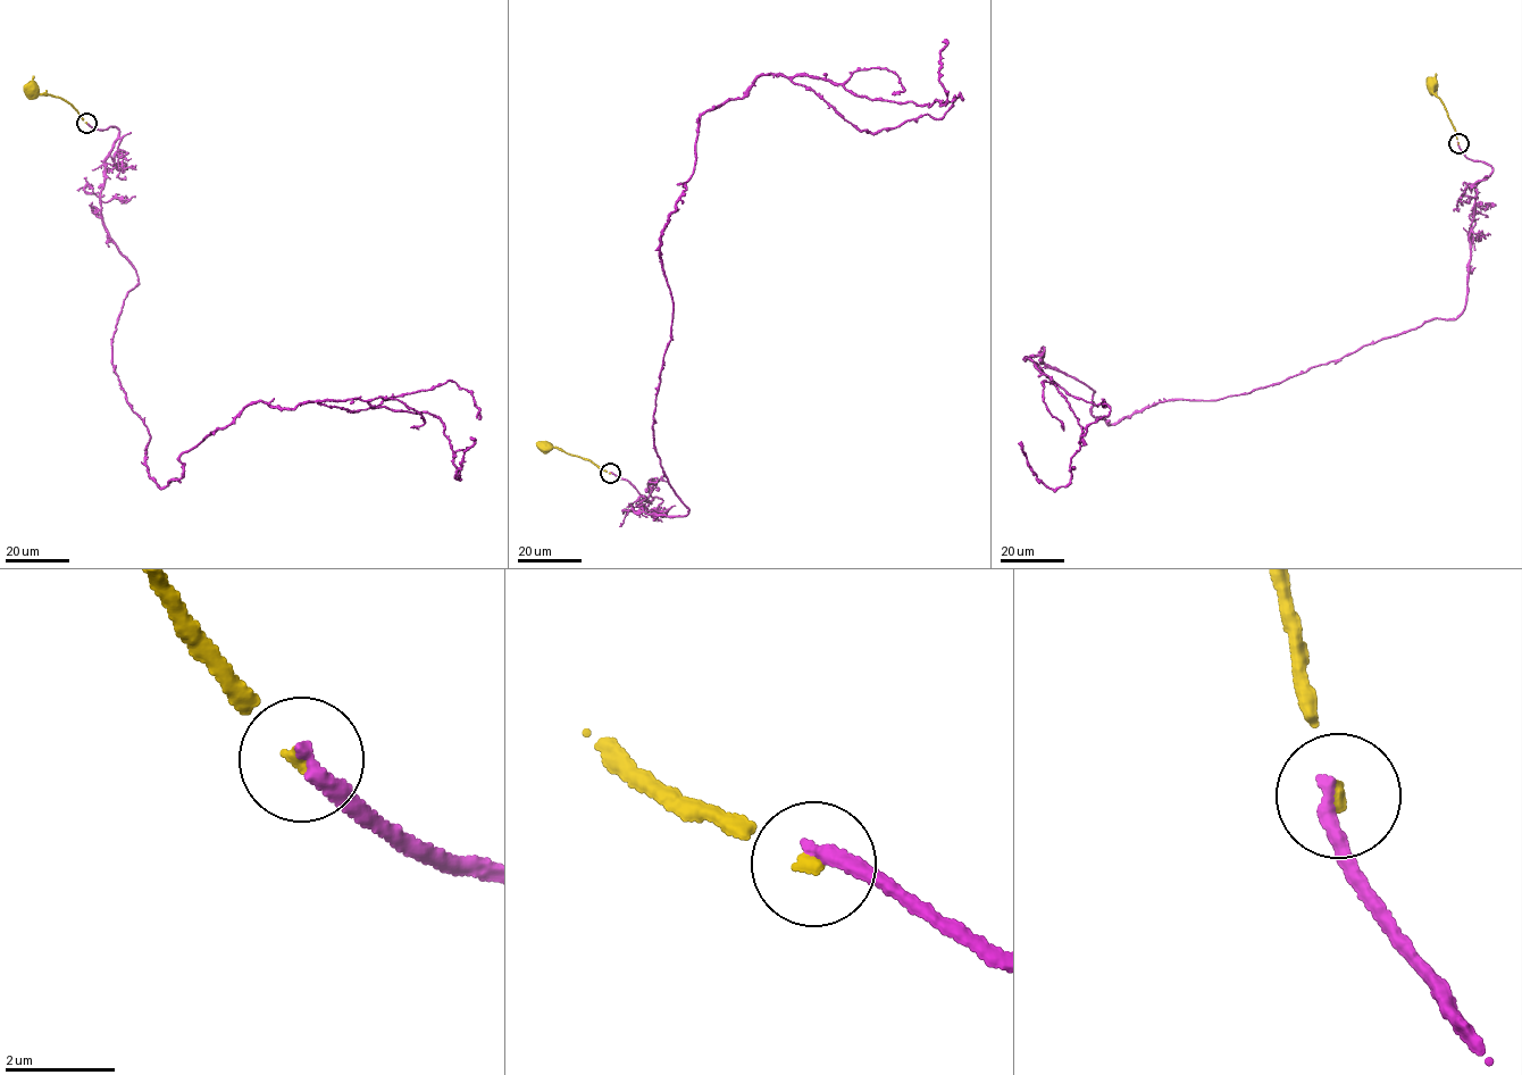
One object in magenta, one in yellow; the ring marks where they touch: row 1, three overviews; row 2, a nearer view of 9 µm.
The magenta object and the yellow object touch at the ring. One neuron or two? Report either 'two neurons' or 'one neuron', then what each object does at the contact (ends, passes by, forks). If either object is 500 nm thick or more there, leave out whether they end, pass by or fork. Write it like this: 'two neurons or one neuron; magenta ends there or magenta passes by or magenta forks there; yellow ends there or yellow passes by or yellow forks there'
two neurons; magenta ends there; yellow ends there

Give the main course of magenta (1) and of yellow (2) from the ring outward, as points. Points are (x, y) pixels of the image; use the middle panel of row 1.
1: (610, 473), (645, 513), (687, 515), (653, 425), (661, 238), (701, 115), (770, 74), (942, 105), (943, 41)
2: (610, 473), (588, 459), (545, 446)

